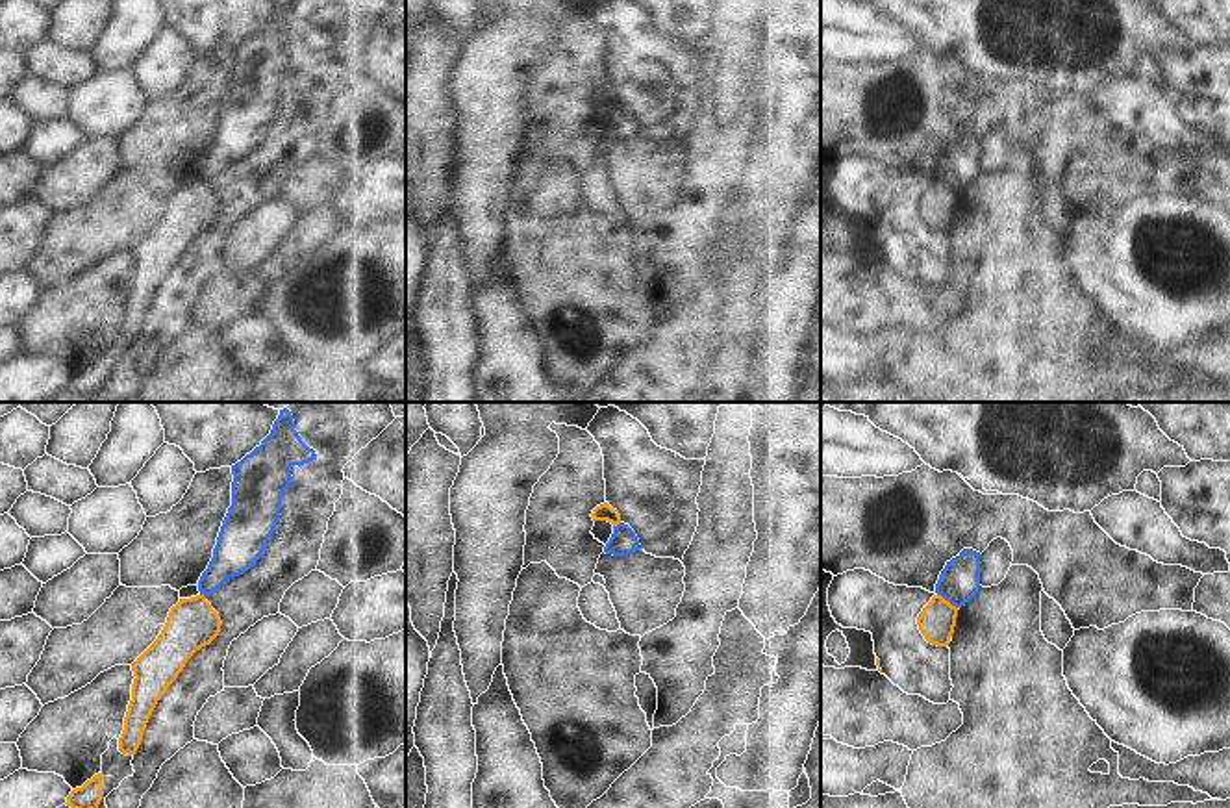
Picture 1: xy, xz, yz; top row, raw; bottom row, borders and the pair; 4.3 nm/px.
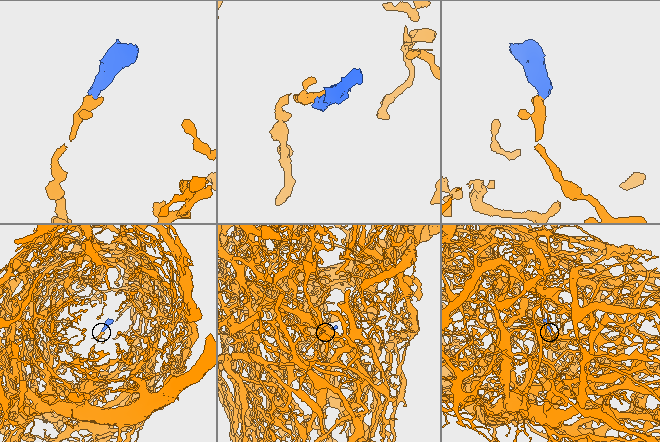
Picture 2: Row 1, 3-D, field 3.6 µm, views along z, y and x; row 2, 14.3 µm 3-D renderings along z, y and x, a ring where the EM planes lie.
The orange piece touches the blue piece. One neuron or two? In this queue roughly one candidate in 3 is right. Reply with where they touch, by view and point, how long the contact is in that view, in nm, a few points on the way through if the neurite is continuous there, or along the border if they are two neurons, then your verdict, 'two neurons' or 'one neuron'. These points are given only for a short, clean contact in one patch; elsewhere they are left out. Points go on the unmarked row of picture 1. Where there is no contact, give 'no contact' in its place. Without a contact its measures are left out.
contact yz (947, 186); length 110 nm; border yz (938, 178), (956, 193); two neurons

